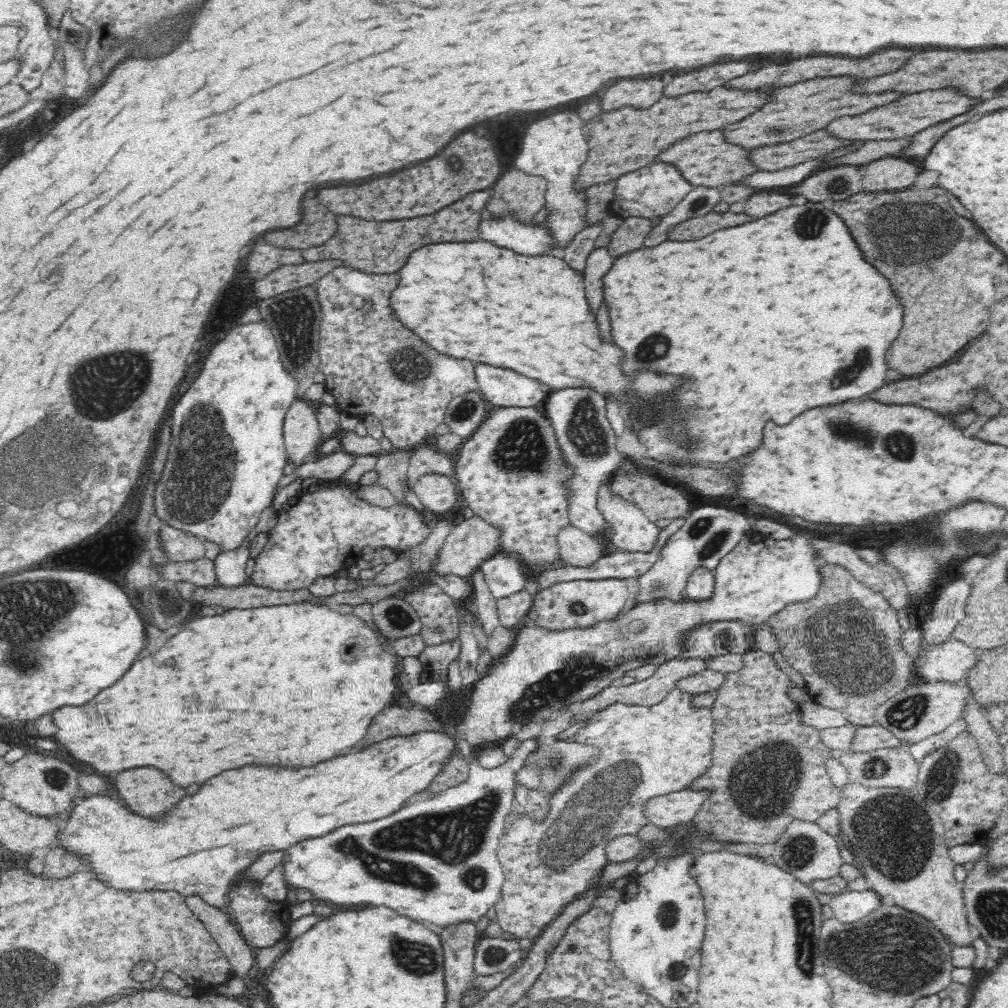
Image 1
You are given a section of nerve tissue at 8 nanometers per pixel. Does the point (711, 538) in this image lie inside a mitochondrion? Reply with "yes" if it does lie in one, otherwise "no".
yes

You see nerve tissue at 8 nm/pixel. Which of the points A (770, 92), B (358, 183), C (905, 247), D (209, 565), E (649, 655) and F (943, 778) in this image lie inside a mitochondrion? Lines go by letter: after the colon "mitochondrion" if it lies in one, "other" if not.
A: other
B: other
C: mitochondrion
D: other
E: mitochondrion
F: mitochondrion

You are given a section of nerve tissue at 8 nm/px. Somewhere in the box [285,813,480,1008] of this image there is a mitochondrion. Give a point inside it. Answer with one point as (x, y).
(416, 958)

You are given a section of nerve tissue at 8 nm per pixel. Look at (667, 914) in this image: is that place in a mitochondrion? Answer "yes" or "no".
yes

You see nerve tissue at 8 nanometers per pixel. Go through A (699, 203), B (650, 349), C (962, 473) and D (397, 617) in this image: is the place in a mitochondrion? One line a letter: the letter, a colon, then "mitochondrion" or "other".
A: mitochondrion
B: mitochondrion
C: other
D: mitochondrion

